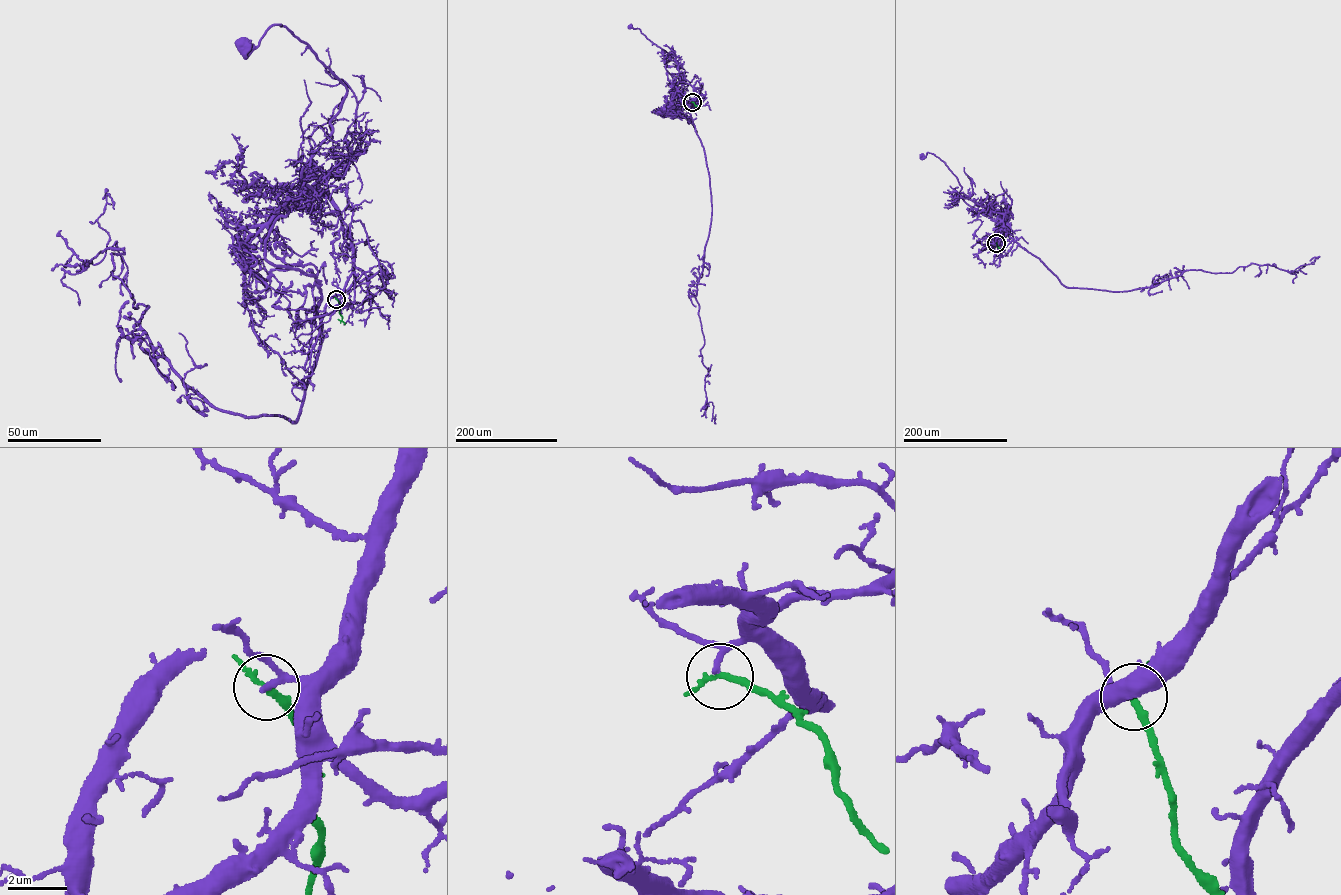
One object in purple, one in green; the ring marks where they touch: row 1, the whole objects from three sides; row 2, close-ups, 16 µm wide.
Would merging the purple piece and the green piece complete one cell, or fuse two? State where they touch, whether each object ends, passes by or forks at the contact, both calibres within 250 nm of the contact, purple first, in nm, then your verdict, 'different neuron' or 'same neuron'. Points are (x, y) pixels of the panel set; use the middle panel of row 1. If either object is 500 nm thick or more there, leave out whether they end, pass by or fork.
(692, 102) | purple passes by | green passes by | 150/190 nm | same neuron

